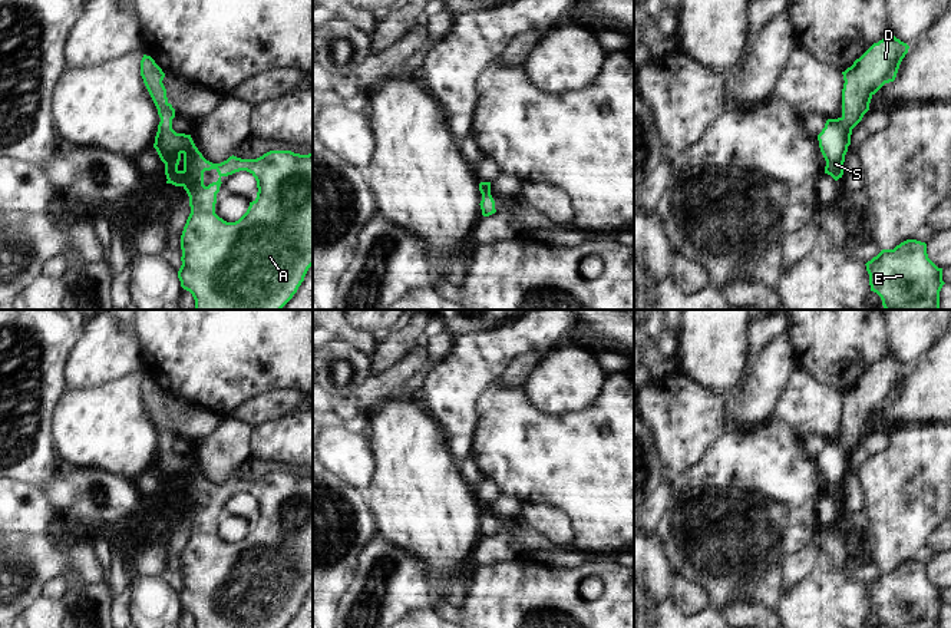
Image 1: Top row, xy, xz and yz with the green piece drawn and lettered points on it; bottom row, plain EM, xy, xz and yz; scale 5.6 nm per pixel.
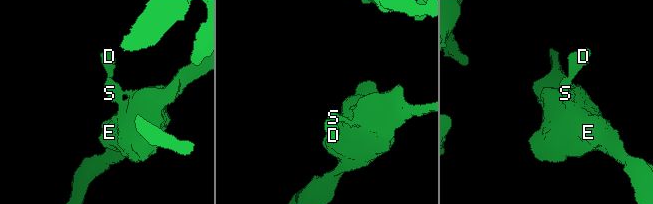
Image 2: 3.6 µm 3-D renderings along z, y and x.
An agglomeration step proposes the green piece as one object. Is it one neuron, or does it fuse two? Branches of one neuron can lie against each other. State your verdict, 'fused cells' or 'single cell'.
single cell

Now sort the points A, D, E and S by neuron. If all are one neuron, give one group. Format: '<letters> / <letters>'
A D E S

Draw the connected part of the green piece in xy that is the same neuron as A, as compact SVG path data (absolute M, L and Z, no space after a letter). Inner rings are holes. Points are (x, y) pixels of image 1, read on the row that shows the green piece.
M143 54L141 76L161 118L153 148L165 163L166 184L182 186L189 196L191 214L181 235L182 265L178 271L181 287L192 294L195 310L281 310L297 292L313 265L313 153L270 151L257 159L232 155L221 163L212 163L202 156L191 135L176 133L172 129L175 109L168 102L162 83L165 73L151 56ZM211 169L215 169L219 178L205 186L204 172ZM240 171L247 171L255 178L258 192L238 221L227 222L215 214L217 194L222 184L221 178Z

